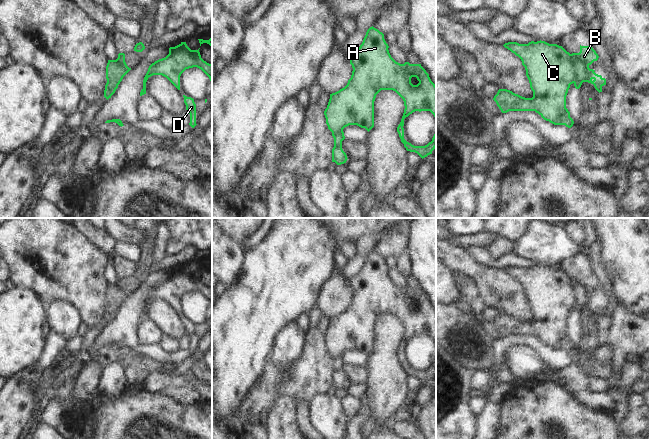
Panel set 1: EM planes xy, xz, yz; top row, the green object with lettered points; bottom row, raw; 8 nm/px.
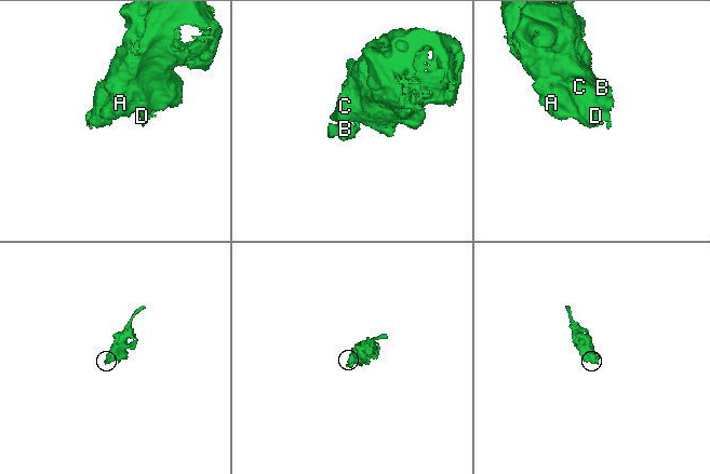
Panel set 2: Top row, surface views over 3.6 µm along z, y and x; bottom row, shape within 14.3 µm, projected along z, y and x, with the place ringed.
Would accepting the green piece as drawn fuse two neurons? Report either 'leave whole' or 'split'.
split

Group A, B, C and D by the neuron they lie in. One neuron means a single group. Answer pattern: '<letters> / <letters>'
A C D / B

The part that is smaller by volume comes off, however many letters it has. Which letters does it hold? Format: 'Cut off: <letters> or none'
Cut off: B.

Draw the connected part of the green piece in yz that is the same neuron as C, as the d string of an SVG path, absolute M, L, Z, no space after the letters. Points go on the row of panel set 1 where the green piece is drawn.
M531 41L528 44L508 42L503 45L516 56L525 67L526 76L533 91L532 98L525 98L507 89L499 89L493 100L502 113L509 111L535 111L544 120L554 125L565 125L571 128L574 124L570 112L566 108L566 96L570 85L576 81L576 73L572 64L572 57L562 46L549 44L545 41Z

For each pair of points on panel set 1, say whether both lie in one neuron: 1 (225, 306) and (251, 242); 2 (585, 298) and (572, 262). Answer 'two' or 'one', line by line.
1: two
2: one

